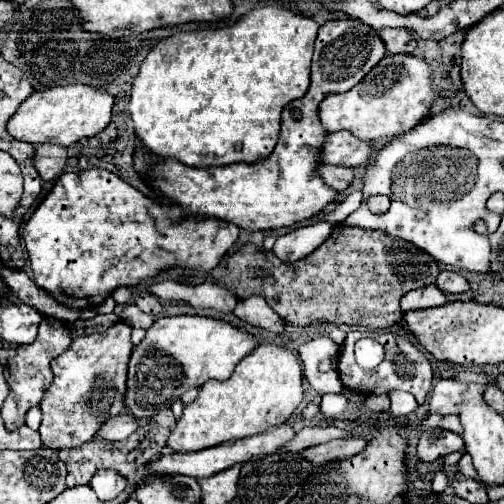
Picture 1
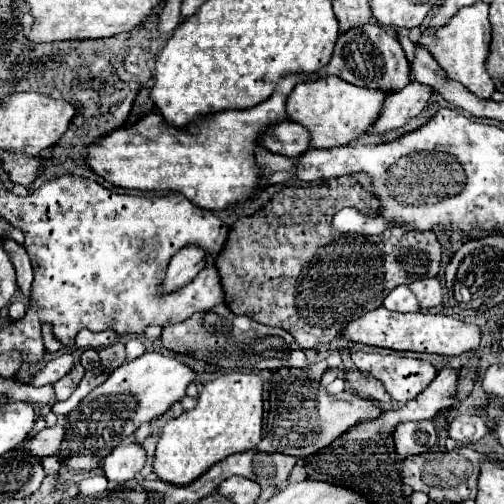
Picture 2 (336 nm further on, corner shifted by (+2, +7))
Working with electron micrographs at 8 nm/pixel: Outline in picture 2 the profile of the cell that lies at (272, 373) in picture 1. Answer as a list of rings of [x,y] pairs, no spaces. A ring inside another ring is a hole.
[[[230,369],[220,377],[206,381],[198,405],[164,425],[154,457],[154,471],[158,477],[174,485],[188,485],[228,455],[254,449],[262,439],[262,391],[264,379],[252,371]]]

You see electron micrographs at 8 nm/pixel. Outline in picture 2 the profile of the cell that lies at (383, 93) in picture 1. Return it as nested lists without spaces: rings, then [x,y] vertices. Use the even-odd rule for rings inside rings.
[[[326,77],[298,83],[294,91],[288,95],[286,111],[292,121],[304,125],[310,131],[312,147],[326,149],[352,143],[360,135],[364,135],[380,117],[384,97],[388,97],[388,91],[384,89],[356,87],[352,83],[342,81],[340,77]]]

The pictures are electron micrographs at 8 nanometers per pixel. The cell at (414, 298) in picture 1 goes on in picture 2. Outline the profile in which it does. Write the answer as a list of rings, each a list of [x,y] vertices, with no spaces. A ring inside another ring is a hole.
[[[398,285],[386,299],[384,299],[384,307],[390,311],[398,311],[398,313],[412,313],[412,311],[420,311],[418,299],[414,299],[414,293],[410,293],[408,285]]]

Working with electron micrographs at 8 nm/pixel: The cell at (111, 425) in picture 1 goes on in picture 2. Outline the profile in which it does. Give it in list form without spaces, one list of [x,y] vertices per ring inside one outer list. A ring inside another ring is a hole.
[[[64,425],[46,427],[44,431],[36,433],[32,439],[26,441],[26,449],[28,449],[32,455],[38,455],[38,457],[54,455],[56,451],[60,451],[64,437],[66,437],[66,427],[64,427]]]

